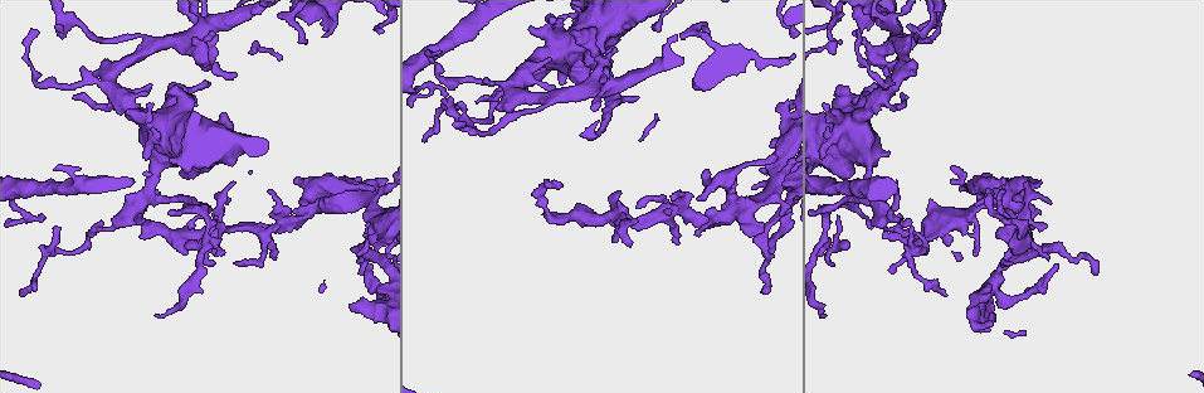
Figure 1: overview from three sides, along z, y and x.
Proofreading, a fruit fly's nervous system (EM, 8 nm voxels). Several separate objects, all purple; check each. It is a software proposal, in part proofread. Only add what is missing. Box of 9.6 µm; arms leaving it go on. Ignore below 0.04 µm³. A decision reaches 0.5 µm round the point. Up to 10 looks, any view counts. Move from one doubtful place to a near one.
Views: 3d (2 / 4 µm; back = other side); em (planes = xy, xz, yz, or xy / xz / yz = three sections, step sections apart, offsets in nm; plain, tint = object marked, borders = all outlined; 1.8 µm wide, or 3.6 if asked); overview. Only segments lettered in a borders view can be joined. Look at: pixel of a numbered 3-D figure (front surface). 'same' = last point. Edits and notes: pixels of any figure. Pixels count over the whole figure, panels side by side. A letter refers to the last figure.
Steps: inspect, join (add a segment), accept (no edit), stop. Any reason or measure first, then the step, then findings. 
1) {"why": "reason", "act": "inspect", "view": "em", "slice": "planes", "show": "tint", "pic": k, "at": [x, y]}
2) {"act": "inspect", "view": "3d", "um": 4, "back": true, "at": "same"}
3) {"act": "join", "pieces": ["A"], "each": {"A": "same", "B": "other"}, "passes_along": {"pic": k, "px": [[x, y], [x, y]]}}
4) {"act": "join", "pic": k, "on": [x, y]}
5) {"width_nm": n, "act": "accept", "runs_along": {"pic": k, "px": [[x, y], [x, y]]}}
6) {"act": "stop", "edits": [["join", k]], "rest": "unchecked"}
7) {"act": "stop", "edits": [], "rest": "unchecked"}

{"why": "sharp bend", "act": "inspect", "view": "em", "um": 3.6, "slice": "planes", "show": "tint", "pic": 1, "at": [476, 119]}

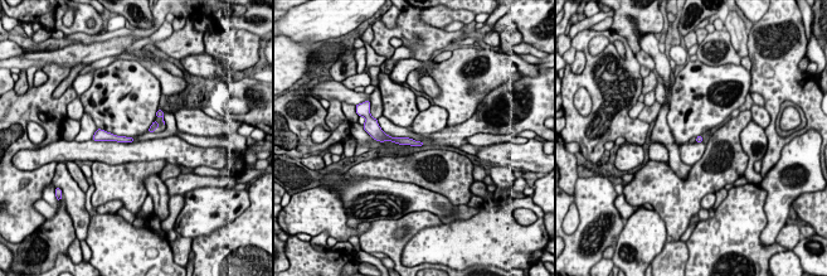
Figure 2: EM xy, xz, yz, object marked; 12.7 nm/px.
{"why": "what lies round it", "act": "inspect", "view": "em", "um": 3.6, "slice": "planes", "show": "borders", "at": "same"}

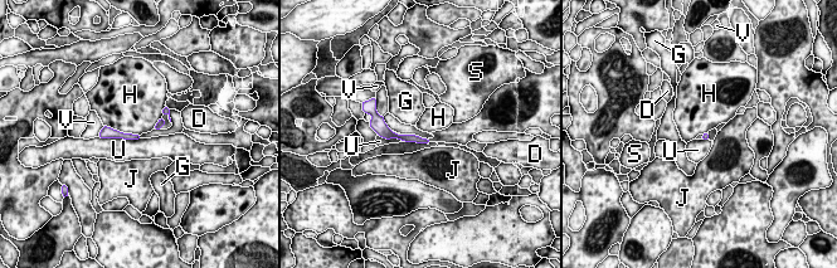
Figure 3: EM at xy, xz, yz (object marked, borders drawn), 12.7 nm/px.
{"width_nm": 90, "act": "accept", "each": {"D": "other", "G": "other", "H": "other", "J": "other", "S": "other", "U": "other", "V": "other"}, "runs_along": {"pic": 3, "px": [[384, 135], [419, 140]]}, "found": "none of them fits"}

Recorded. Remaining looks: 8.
{"act": "inspect", "view": "em", "slice": "planes", "show": "borders", "pic": 1, "at": [209, 233]}

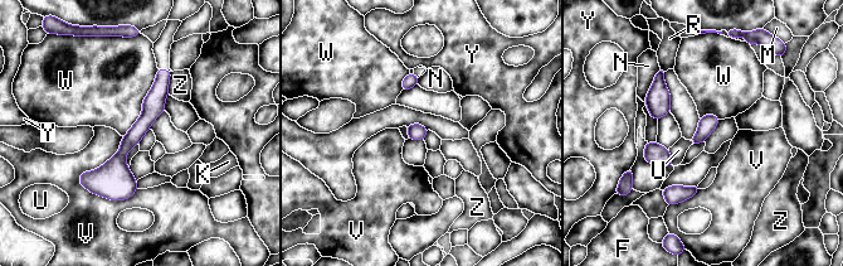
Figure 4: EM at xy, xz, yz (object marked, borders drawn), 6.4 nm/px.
{"longest_contact_nm": ["W", 500], "act": "accept", "each": {"F": "other", "K": "other", "M": "other", "N": "other", "R": "other", "U": "other", "V": "other", "W": "other", "Y": "other", "Z": "other"}, "runs_along": {"pic": 4, "px": [[166, 72], [120, 159], [82, 180]]}, "found": "none of them fits"}

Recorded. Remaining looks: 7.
{"why": "an open end", "act": "inspect", "view": "em", "slice": "xz", "step": 4, "show": "tint", "pic": 1, "at": [366, 265]}

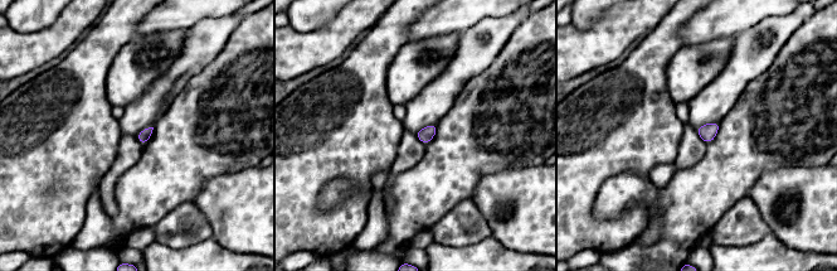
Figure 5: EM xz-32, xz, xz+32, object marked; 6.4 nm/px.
{"why": "another direction", "act": "inspect", "view": "em", "slice": "xy", "step": 8, "show": "borders", "at": "same"}

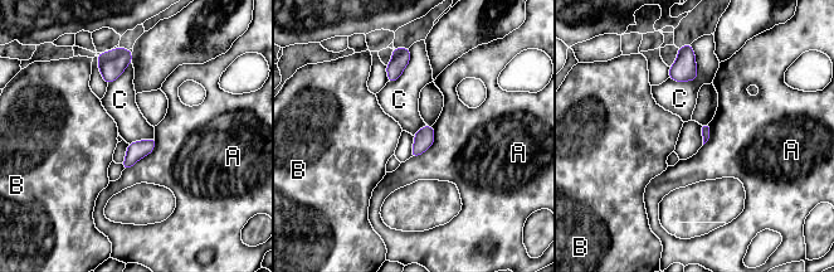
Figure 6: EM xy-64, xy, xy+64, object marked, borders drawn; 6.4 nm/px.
{"act": "accept", "each": {"A": "other", "B": "other", "C": "other"}, "border": {"pic": 6, "px": [[692, 45], [697, 77], [671, 79]]}, "found": "none of them fits"}

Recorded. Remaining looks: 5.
{"why": "an open end", "act": "inspect", "view": "3d", "um": 4, "pic": 1, "at": [1036, 182]}

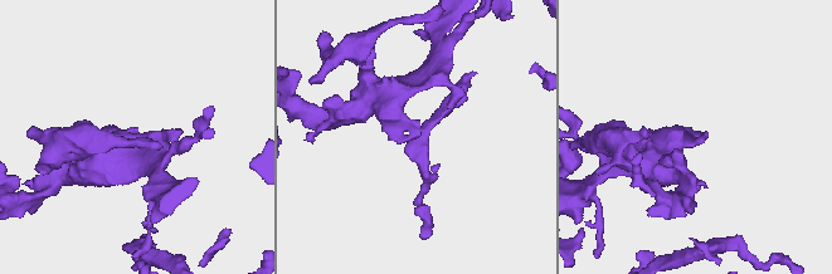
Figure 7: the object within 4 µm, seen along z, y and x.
{"why": "now the EM", "act": "inspect", "view": "em", "slice": "planes", "show": "plain", "pic": 7, "at": [419, 131]}

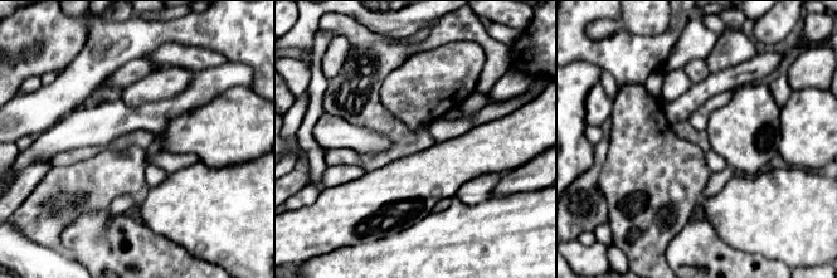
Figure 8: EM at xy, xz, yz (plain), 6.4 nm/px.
{"why": "what lies round it", "act": "inspect", "view": "em", "slice": "planes", "show": "borders", "at": "same"}

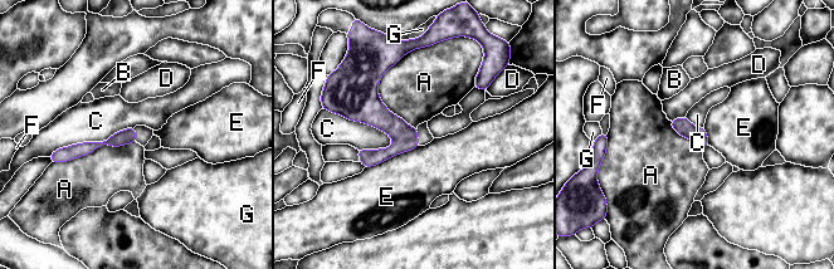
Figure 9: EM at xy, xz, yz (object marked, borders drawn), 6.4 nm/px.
{"longest_contact_nm": ["A", 500], "act": "accept", "each": {"A": "other", "B": "other", "C": "other", "D": "other", "E": "other", "F": "other", "G": "other"}, "border": {"pic": 9, "px": [[411, 50], [379, 98], [416, 128]]}, "found": "no lettered segment goes on from it"}

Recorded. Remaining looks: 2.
{"act": "stop", "edits": [], "rest": "unchecked"}

